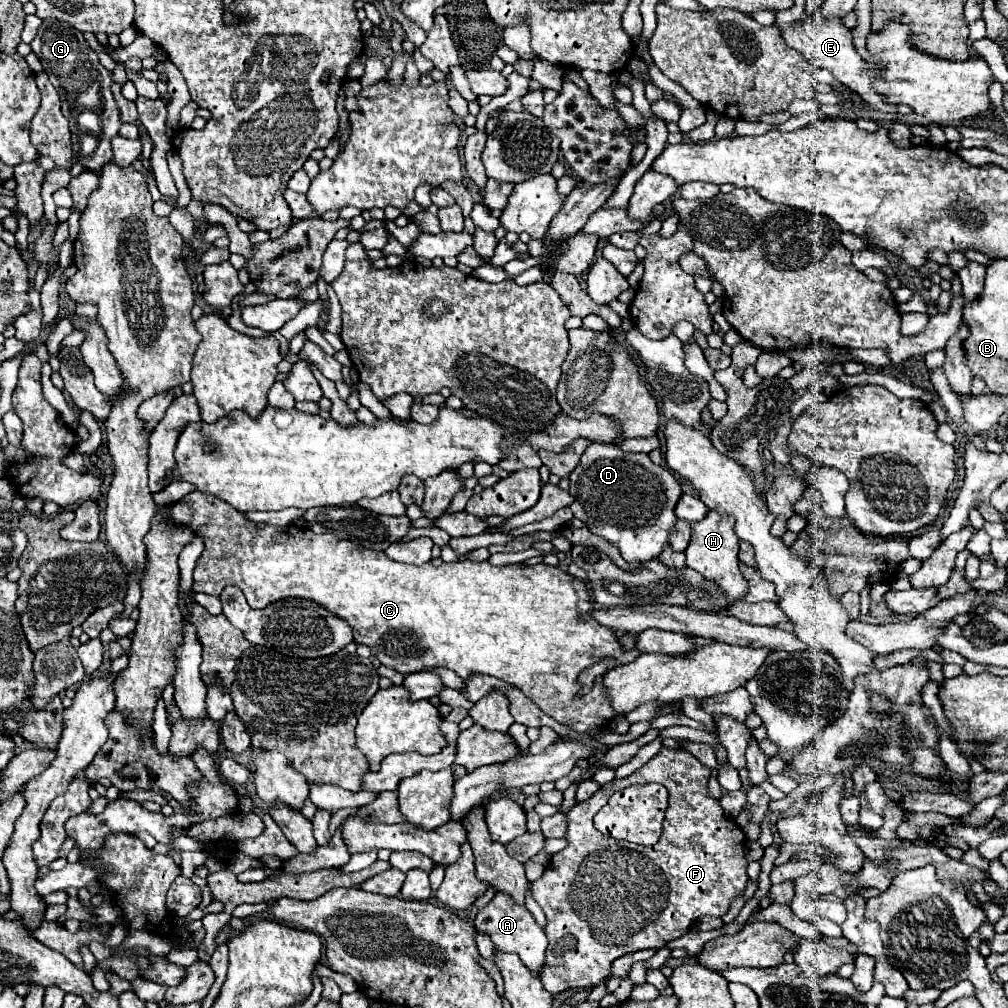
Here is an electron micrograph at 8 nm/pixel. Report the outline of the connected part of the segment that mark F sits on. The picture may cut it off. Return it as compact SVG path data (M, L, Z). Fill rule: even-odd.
M662 746L656 756L652 756L642 768L638 768L628 778L614 778L598 788L590 800L578 802L566 814L566 836L568 846L556 852L550 864L544 870L544 876L532 882L532 898L546 914L546 936L550 946L546 948L546 964L542 968L542 984L548 992L558 994L564 990L576 988L594 988L610 976L610 966L616 958L654 948L660 950L666 942L680 938L690 926L704 914L708 916L724 916L728 912L730 900L736 894L742 894L748 882L746 876L746 858L744 844L746 836L742 828L730 818L724 816L720 802L708 796L708 778L710 768L704 766L696 756L692 756L684 748L666 748ZM658 782L668 790L668 808L666 820L662 822L662 836L654 846L638 846L624 844L614 838L604 836L592 824L594 814L608 802L608 798L630 784Z

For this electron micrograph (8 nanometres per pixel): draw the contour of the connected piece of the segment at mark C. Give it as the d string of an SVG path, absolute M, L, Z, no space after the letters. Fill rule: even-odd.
M190 492L186 498L164 508L164 516L174 526L188 526L204 540L204 554L198 558L194 568L194 592L220 596L226 586L238 586L248 604L258 610L284 598L314 600L338 618L346 620L354 630L354 642L366 644L384 666L408 674L408 662L412 662L414 672L416 662L426 662L426 666L444 666L444 662L482 662L482 674L496 676L520 688L542 712L560 724L568 724L576 732L606 726L614 716L604 696L602 678L596 680L586 700L576 700L580 690L578 672L606 656L614 656L614 666L618 666L632 662L640 654L638 650L624 652L618 644L616 632L598 626L596 620L588 616L592 602L586 584L556 566L492 566L488 560L458 560L442 566L434 566L430 562L422 566L402 564L390 560L384 552L362 548L350 540L340 540L330 534L314 534L312 530L298 528L296 524L282 528L258 528L244 512L238 512L224 500L202 492ZM482 632L496 632L496 638Z

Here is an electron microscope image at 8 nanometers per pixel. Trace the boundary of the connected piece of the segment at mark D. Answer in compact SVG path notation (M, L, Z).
M590 444L580 456L574 474L570 474L568 492L570 496L574 496L574 502L570 504L572 514L580 518L594 534L614 544L626 562L646 562L662 554L678 520L674 516L674 508L682 496L680 484L670 470L652 464L648 454L624 454L616 444Z

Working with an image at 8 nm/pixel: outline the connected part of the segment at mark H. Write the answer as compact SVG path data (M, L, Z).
M710 510L704 520L692 524L692 540L686 548L686 566L702 574L704 580L714 582L730 600L744 600L748 594L748 584L738 568L738 544L740 540L734 532L734 518Z

